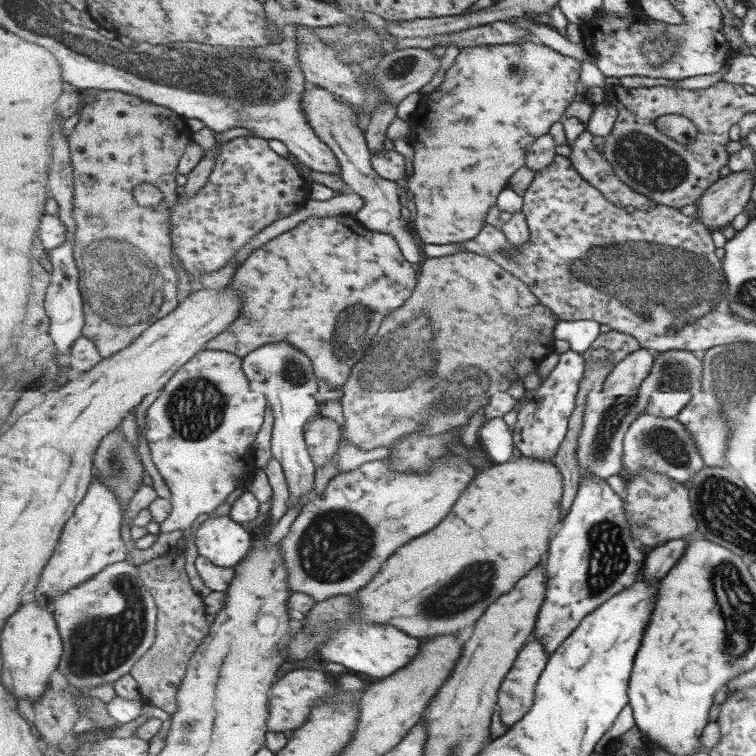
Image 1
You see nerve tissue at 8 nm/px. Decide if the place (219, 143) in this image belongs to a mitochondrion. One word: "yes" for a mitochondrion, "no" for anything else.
no

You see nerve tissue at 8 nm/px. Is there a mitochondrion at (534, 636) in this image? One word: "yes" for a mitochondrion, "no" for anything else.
no

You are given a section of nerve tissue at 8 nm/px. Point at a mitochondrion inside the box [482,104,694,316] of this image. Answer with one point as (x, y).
(656, 168)

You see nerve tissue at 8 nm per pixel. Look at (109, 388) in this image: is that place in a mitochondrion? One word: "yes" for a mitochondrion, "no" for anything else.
no

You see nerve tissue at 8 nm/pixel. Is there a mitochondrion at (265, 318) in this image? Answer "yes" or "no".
no

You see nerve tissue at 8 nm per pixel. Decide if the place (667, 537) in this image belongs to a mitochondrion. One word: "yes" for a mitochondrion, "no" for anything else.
no

